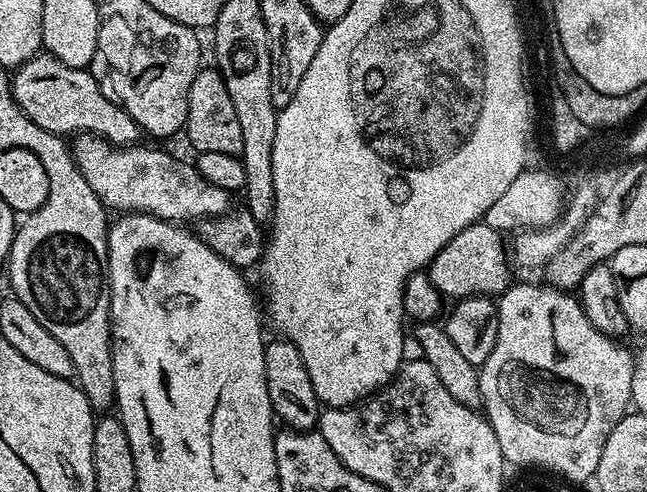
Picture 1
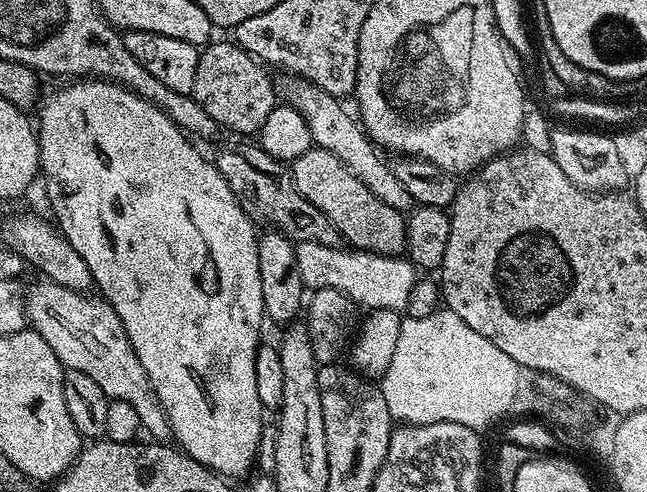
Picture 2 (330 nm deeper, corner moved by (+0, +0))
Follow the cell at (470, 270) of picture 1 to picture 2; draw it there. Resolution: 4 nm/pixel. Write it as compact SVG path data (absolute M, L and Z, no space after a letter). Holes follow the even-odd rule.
M314 146L291 163L290 171L295 188L330 219L347 245L356 250L377 252L379 256L398 256L405 251L405 213L374 198L374 194L370 194L370 190L342 166L337 156Z

